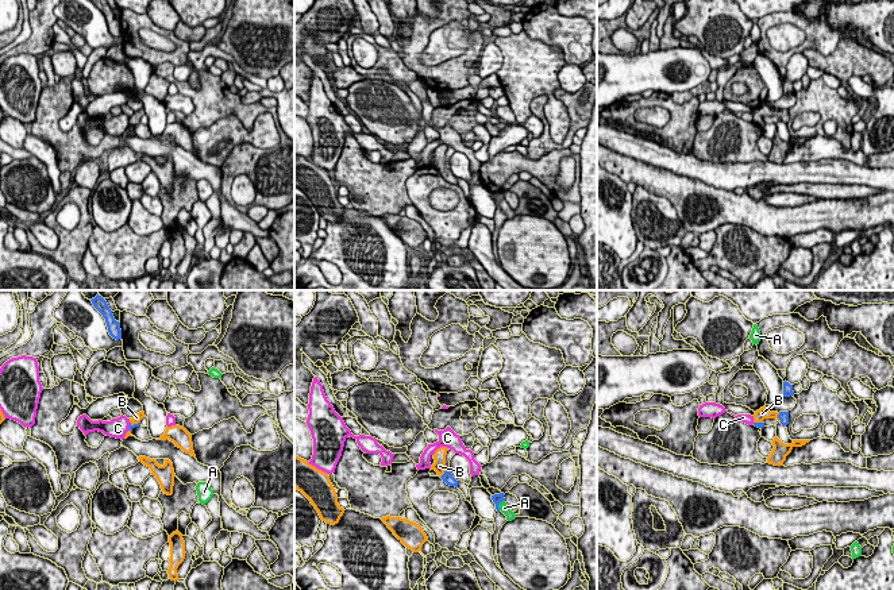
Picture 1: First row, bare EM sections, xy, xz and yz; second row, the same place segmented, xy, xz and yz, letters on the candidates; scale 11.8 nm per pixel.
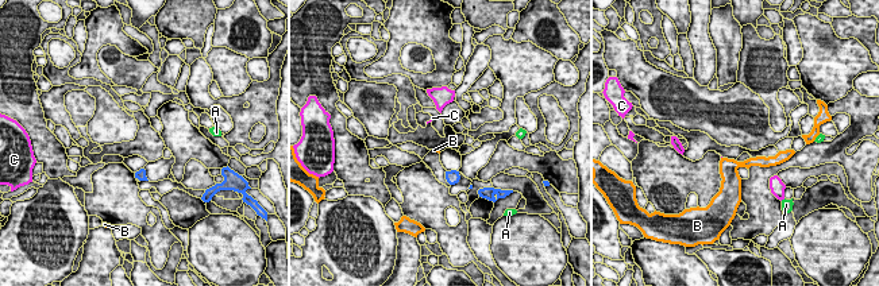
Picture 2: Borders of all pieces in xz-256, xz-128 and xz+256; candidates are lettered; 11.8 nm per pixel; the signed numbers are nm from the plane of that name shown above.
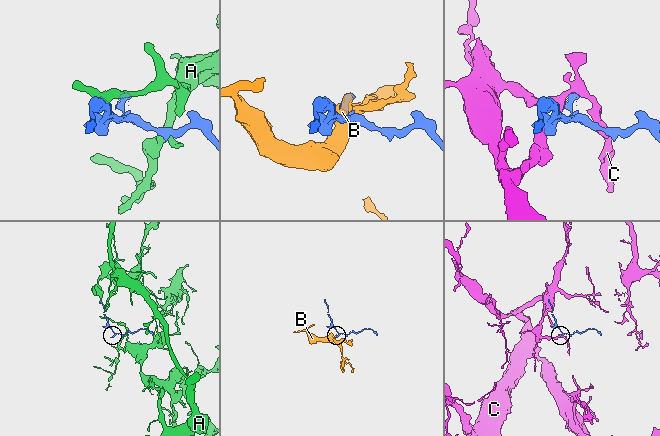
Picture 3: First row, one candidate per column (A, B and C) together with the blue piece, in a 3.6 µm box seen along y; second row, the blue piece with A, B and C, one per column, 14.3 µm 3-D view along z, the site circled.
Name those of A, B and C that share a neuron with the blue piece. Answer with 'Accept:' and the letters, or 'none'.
Accept: B

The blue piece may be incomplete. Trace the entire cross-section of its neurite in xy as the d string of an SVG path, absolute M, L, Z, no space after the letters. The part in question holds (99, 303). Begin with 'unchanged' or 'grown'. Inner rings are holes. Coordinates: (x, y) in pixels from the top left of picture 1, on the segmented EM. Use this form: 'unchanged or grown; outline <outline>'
unchanged; outline M96 296L90 300L93 306L103 315L105 319L109 335L119 340L122 339L120 323L115 320L112 311L109 309L107 301L101 296Z

